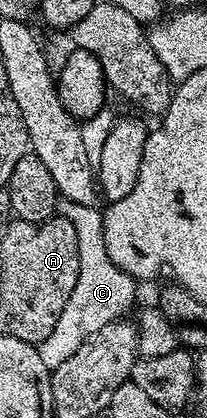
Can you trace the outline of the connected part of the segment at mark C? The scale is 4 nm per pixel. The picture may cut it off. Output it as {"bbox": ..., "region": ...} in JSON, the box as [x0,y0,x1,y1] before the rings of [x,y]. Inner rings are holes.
{"bbox":[39,253,137,370],"region":[[[83,253],[83,266],[79,268],[77,275],[77,287],[73,287],[73,295],[69,295],[69,303],[65,303],[65,311],[61,311],[61,319],[57,319],[57,327],[49,334],[39,346],[41,363],[49,370],[61,367],[77,347],[81,347],[83,341],[87,341],[96,333],[101,331],[110,321],[120,320],[123,313],[135,301],[135,288],[137,282],[128,273],[122,273],[111,261],[103,261],[103,257],[87,257]]]}

